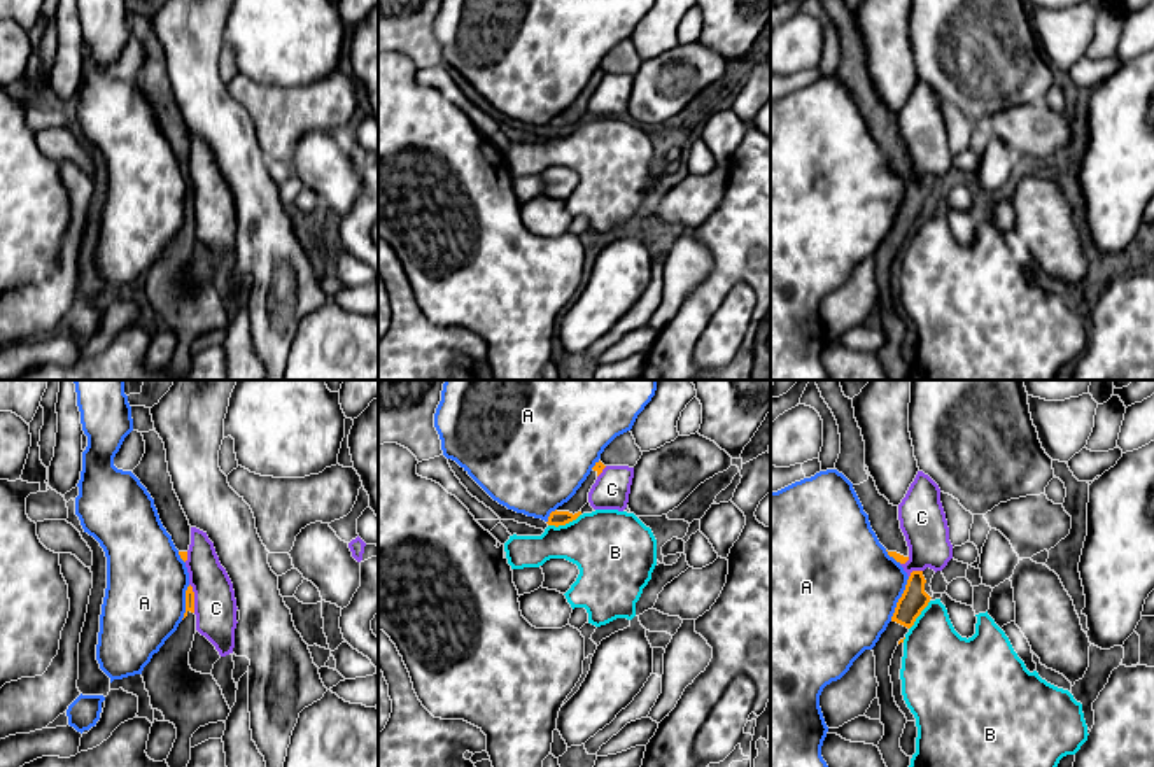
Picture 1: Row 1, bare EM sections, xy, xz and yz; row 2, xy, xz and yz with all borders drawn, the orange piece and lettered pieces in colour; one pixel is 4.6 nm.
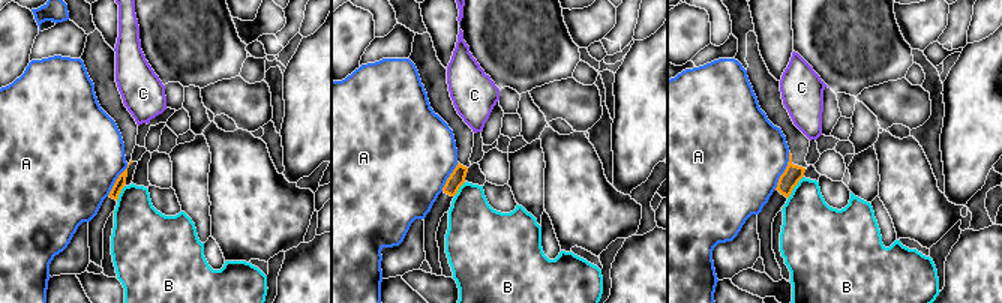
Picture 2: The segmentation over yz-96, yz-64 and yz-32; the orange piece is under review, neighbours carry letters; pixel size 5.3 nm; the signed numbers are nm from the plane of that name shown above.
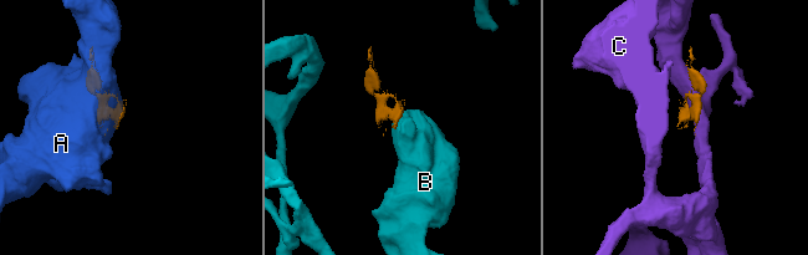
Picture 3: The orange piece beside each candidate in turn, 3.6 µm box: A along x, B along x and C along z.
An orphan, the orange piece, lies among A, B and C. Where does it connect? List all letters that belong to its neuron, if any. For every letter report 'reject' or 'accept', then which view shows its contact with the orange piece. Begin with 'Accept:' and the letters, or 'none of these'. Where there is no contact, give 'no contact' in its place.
Accept: none of these
A: reject; meets orange in yz
B: reject; meets orange in xz
C: reject; meets orange in xy

